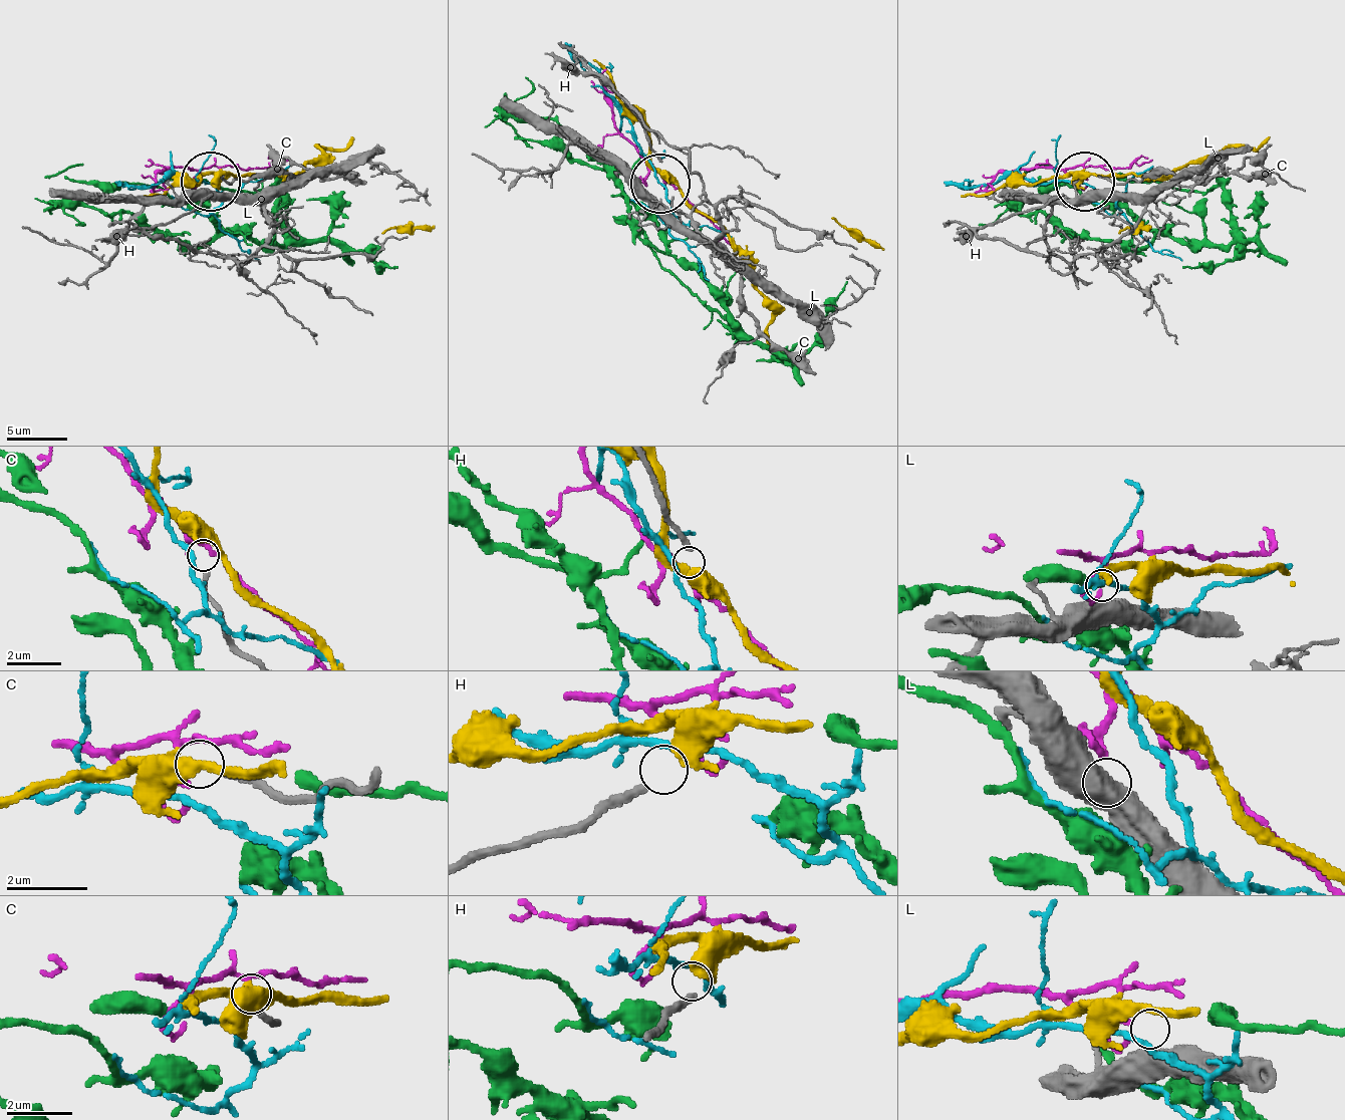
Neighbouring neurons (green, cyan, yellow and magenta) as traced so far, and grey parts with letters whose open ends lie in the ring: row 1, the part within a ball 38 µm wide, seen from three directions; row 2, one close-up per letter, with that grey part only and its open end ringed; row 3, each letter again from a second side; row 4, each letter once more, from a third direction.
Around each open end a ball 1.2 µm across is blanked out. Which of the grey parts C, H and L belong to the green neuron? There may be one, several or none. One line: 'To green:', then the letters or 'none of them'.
To green: none of them

